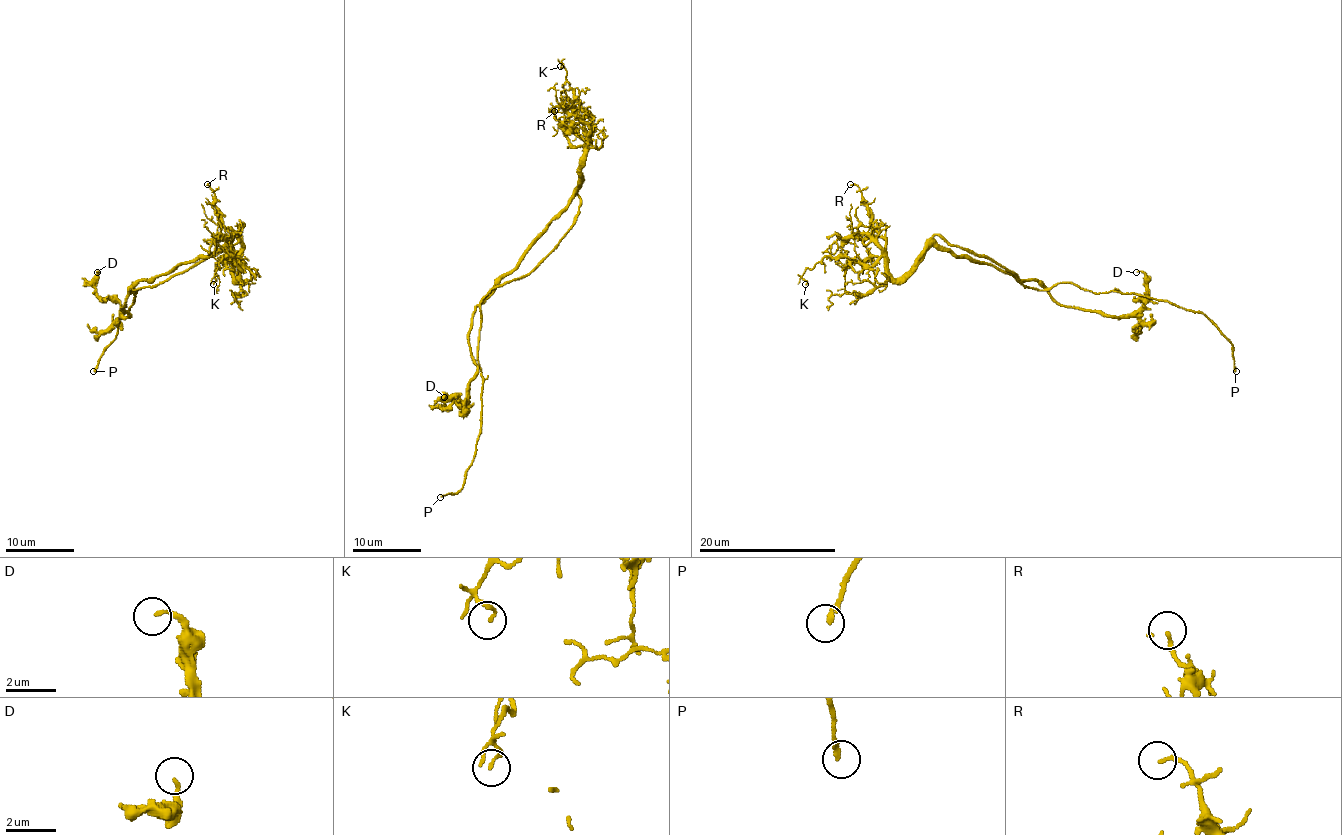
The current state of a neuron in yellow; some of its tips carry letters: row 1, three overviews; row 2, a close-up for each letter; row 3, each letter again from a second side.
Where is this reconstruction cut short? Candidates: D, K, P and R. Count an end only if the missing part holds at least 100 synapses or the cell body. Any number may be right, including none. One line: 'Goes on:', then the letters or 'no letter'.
Goes on: P

